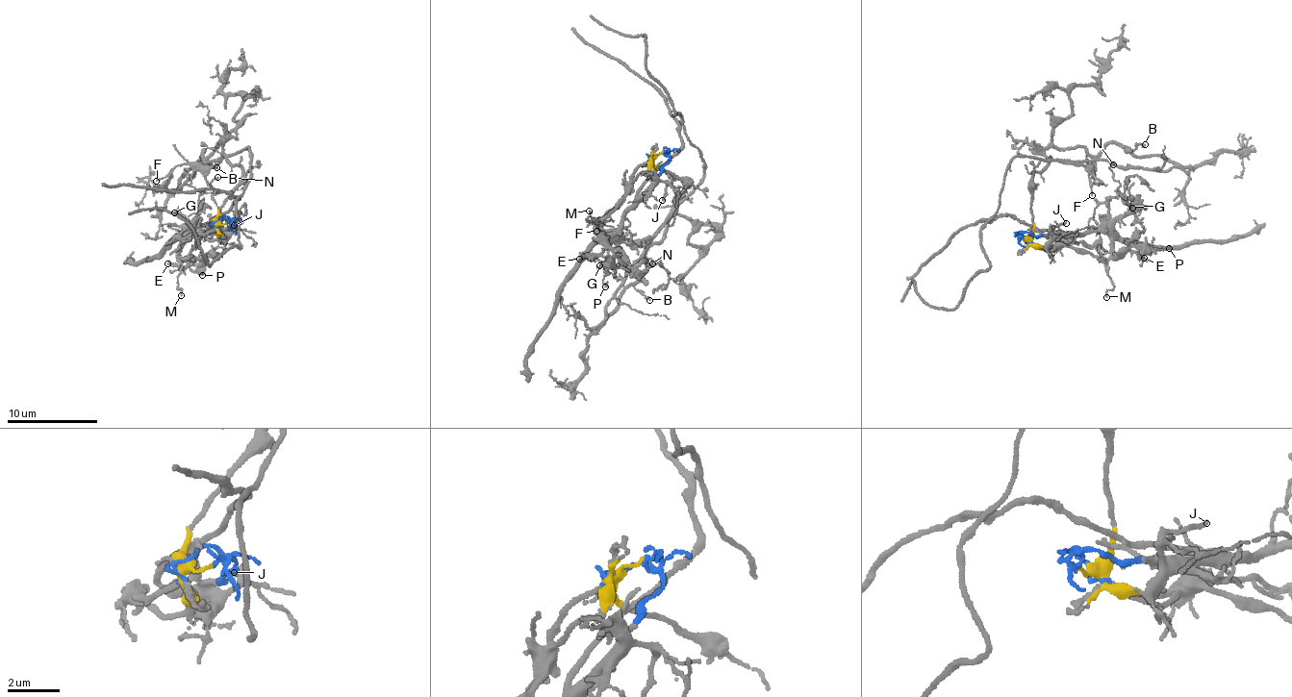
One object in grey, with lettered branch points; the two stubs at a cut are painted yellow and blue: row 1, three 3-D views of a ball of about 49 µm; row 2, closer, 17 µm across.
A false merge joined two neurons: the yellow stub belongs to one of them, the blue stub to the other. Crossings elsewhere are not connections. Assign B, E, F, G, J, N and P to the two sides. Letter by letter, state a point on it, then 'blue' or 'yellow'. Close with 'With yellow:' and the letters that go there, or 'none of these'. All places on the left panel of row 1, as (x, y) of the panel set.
B: at (216, 167); yellow
E: at (167, 263); blue
F: at (156, 181); yellow
G: at (174, 212); blue
J: at (234, 225); blue
N: at (217, 177); blue
P: at (202, 275); blue
With yellow: B, F

